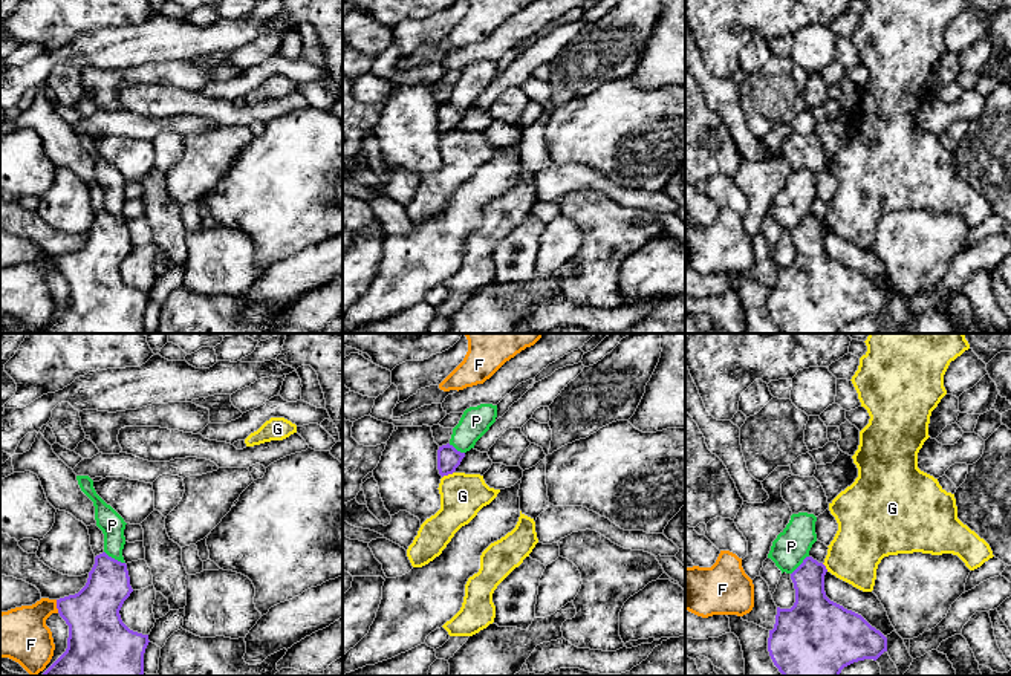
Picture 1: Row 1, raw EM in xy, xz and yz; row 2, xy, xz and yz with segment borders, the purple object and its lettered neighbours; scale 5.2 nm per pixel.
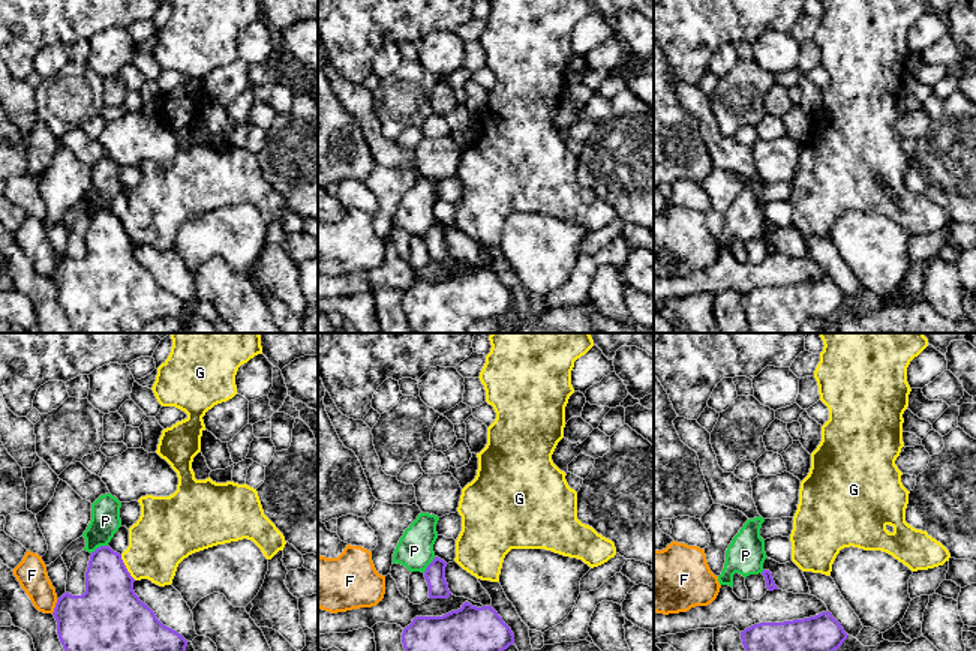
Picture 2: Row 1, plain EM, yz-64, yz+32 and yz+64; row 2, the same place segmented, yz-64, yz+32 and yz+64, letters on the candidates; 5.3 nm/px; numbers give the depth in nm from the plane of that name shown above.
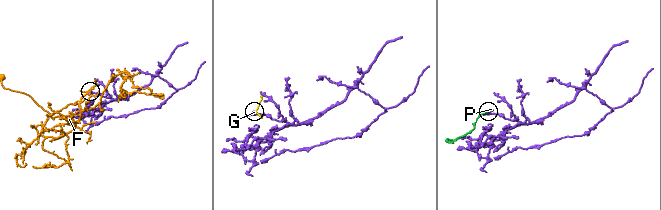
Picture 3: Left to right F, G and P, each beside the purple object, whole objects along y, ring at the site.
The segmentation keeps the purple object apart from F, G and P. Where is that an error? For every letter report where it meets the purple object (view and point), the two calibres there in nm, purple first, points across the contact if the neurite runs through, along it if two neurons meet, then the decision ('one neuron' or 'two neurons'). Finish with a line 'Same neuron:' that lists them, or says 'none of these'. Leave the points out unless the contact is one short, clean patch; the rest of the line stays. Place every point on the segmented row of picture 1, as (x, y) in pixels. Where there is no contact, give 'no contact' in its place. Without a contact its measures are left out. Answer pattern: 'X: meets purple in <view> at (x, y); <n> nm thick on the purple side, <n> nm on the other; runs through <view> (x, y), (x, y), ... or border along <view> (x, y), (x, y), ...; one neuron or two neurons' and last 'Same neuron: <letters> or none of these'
F: meets purple in xy at (57, 606); 300 nm thick on the purple side, 280 nm on the other; two neurons
G: meets purple in xz at (447, 474); 120 nm thick on the purple side, 240 nm on the other; border along xz (453, 471), (442, 477); two neurons
P: meets purple in xy at (113, 558); 240 nm thick on the purple side, 130 nm on the other; border along xy (104, 551), (124, 563); two neurons
Same neuron: none of these

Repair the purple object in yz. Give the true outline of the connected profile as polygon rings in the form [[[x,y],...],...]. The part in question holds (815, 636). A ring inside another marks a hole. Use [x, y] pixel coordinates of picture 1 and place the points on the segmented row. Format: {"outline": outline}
{"outline": [[[812,557],[791,574],[795,603],[791,609],[777,607],[774,629],[769,630],[768,652],[783,676],[840,676],[853,662],[876,661],[887,652],[887,638],[861,615],[831,601],[824,592],[827,569]]]}

